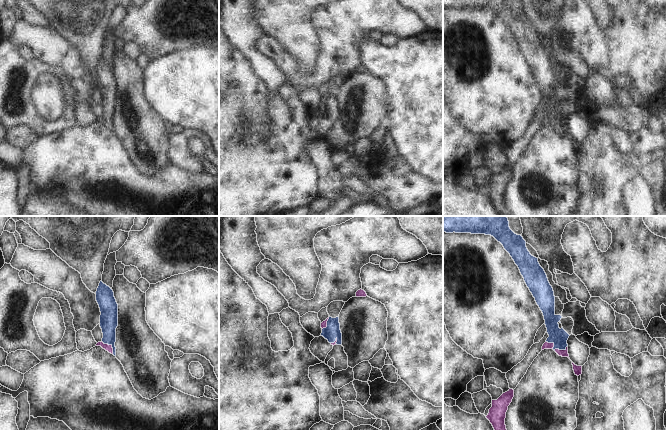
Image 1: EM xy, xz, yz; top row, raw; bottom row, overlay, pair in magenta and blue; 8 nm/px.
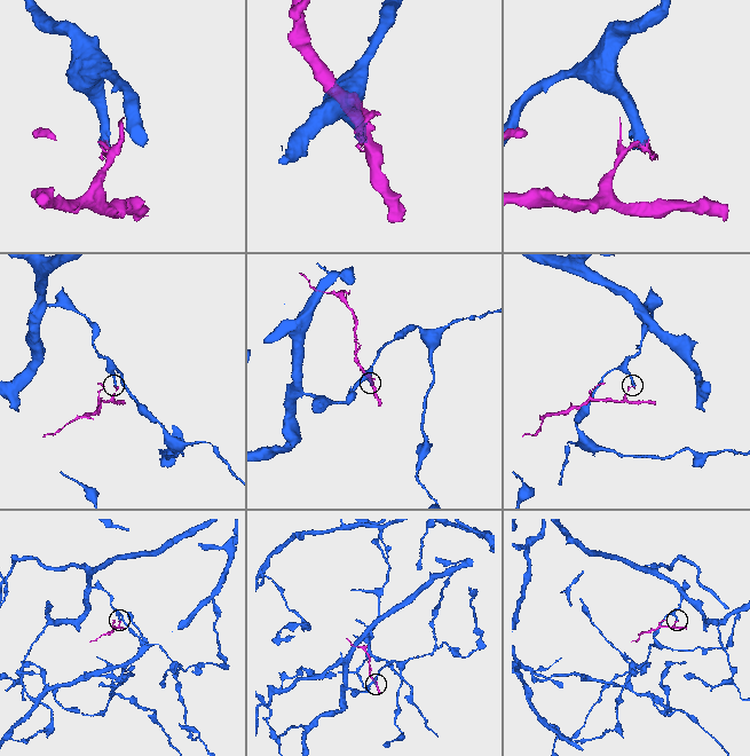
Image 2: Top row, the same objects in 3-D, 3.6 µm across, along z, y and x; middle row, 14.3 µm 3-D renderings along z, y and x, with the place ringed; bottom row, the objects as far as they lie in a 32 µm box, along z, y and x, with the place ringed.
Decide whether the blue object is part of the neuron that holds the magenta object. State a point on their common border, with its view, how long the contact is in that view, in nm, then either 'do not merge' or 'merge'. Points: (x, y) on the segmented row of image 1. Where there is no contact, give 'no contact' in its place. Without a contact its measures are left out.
contact yz (555, 349); length 180 nm; do not merge

